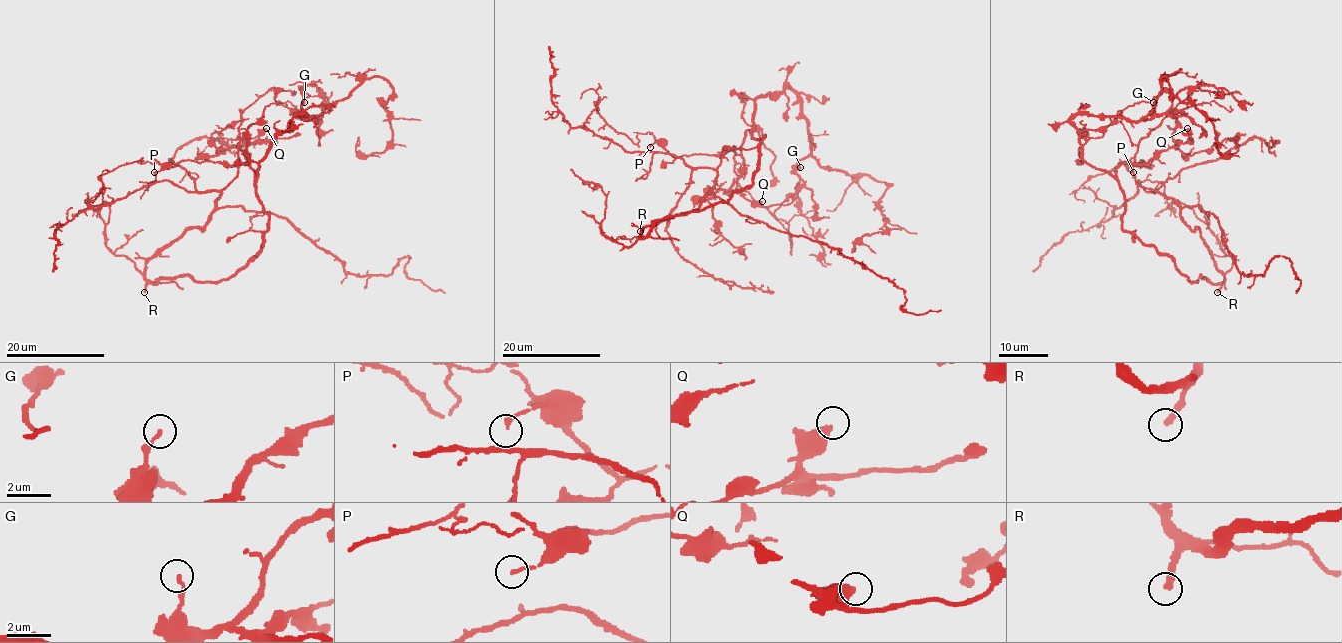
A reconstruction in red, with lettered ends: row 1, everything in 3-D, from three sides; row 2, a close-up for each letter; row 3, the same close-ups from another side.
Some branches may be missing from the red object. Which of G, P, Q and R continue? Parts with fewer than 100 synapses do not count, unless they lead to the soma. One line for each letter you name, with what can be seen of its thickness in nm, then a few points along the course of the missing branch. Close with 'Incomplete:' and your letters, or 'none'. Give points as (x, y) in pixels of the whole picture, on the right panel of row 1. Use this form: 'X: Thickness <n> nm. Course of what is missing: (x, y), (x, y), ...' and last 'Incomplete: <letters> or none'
R: Thickness 320 nm
Incomplete: R

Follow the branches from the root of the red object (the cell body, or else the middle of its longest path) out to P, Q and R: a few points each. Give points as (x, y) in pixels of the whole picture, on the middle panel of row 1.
P: (745, 132), (743, 142), (738, 147), (718, 155), (674, 157), (658, 142), (650, 147)
Q: (745, 132), (741, 147), (743, 171), (731, 188), (753, 203), (762, 201)
R: (745, 132), (743, 142), (722, 156), (713, 192), (697, 209), (647, 225), (641, 237), (640, 231)

